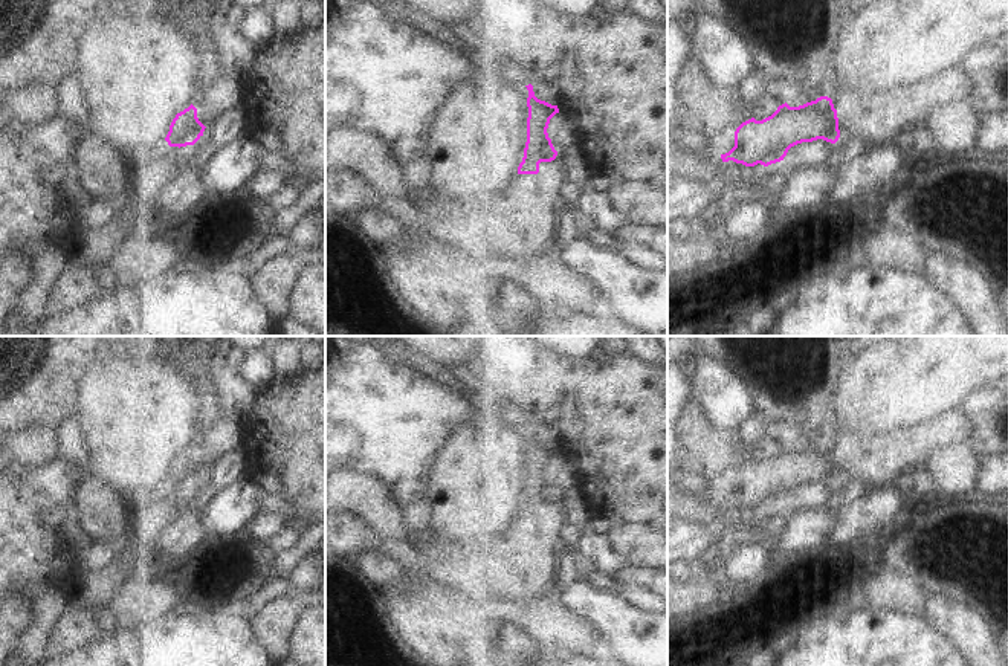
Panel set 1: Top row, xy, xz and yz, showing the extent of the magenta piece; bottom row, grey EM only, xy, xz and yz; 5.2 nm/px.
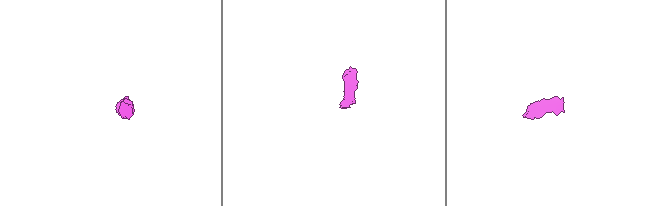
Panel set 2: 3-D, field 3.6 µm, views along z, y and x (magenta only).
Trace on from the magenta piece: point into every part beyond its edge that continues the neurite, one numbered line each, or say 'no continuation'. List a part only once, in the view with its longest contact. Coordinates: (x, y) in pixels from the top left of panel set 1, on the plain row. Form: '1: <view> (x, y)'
1: xz (529, 555)

